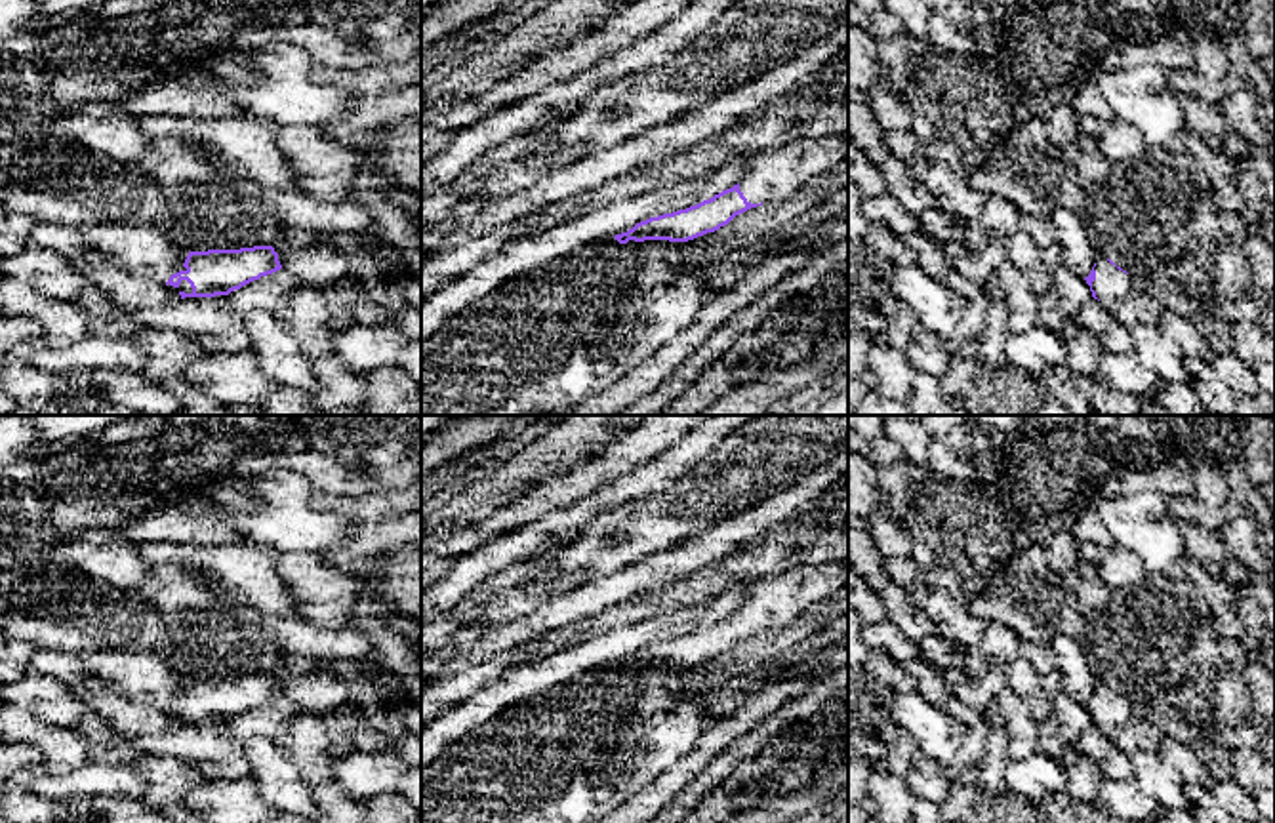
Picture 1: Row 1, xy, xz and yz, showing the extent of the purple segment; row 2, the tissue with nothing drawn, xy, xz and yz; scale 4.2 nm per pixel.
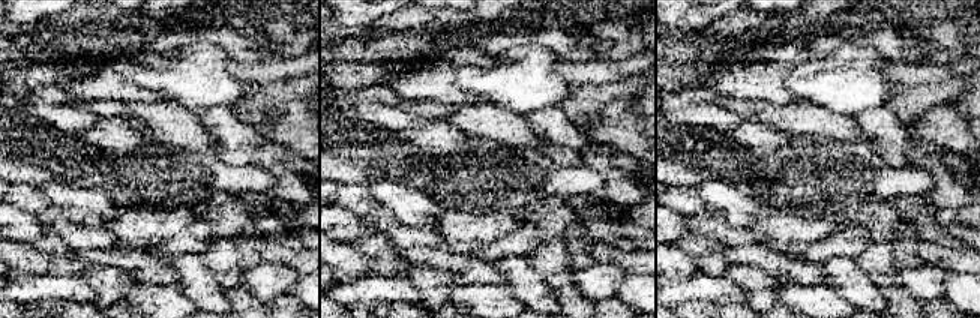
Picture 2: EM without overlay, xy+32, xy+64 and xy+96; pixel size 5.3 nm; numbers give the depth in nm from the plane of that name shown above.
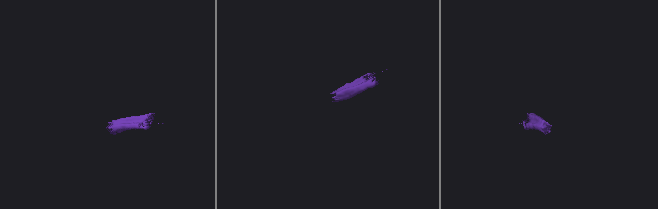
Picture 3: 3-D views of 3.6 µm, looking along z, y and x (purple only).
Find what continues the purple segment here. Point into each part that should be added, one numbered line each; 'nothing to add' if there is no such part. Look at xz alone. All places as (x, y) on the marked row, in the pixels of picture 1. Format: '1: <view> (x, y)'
1: xz (776, 174)

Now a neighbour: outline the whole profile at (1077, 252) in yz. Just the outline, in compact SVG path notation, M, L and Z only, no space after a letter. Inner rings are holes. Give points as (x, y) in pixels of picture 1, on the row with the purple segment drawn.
M1058 210L1050 215L1056 244L1062 248L1063 263L1083 280L1090 274L1096 259L1096 248L1088 238L1079 215L1069 210Z

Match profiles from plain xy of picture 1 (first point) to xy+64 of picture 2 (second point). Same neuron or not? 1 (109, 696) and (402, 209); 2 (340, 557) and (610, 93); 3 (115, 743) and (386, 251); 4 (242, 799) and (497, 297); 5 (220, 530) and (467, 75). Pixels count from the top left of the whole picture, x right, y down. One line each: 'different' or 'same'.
1: different
2: same
3: same
4: same
5: different

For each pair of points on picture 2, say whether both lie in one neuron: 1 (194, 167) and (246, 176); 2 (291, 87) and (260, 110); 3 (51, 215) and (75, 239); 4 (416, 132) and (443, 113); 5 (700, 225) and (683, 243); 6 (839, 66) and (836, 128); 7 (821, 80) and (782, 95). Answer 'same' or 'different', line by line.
1: same
2: same
3: same
4: different
5: different
6: different
7: different

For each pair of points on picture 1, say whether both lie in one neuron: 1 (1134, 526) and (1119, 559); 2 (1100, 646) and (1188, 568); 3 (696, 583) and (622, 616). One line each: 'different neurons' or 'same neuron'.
1: different neurons
2: different neurons
3: same neuron

